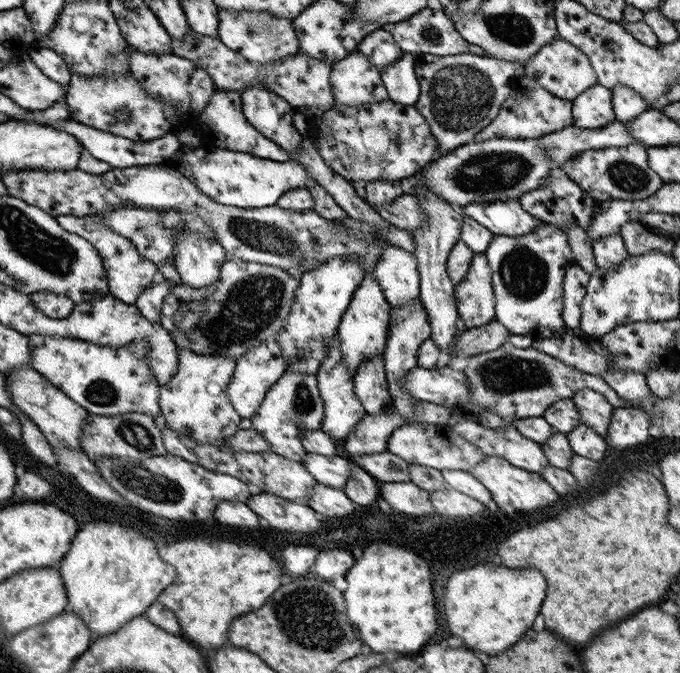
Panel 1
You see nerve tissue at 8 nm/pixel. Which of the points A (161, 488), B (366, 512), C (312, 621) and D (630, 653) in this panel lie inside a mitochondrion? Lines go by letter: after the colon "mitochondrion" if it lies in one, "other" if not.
A: mitochondrion
B: other
C: mitochondrion
D: other

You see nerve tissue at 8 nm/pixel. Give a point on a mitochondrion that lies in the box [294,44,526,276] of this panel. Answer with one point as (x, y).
(461, 95)

